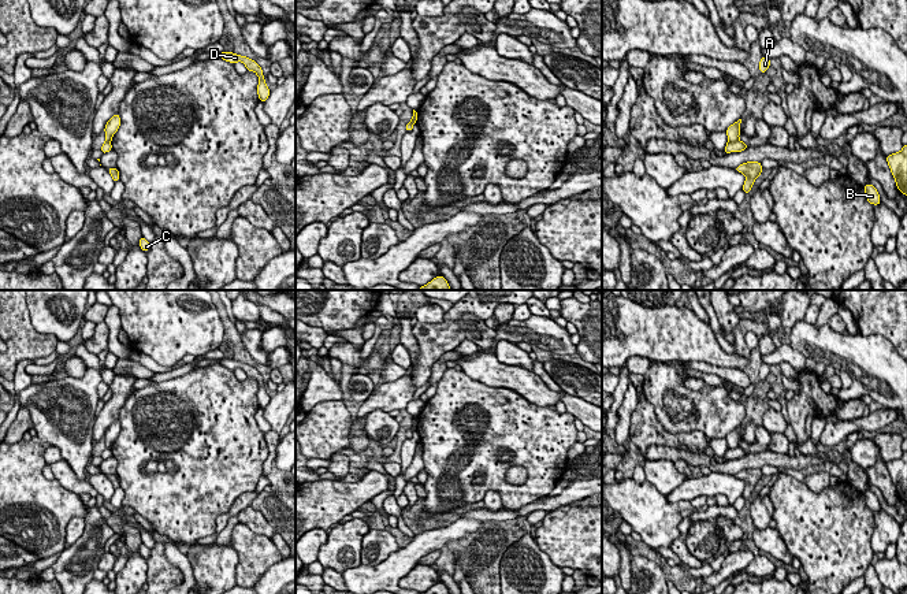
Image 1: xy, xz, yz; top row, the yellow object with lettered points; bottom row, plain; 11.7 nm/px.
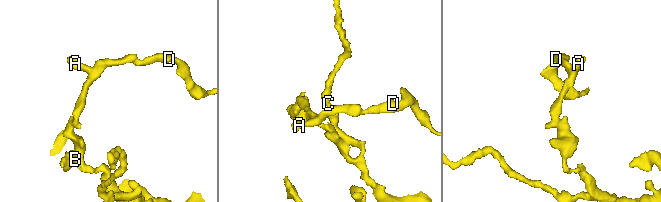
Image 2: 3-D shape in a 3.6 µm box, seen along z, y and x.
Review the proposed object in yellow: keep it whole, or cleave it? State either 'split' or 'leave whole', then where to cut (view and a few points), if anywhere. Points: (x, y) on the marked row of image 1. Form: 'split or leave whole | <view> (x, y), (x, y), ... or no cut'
split | yz (738, 138), (728, 141)

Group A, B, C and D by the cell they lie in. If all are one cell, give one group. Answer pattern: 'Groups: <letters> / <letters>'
Groups: A D / B C

